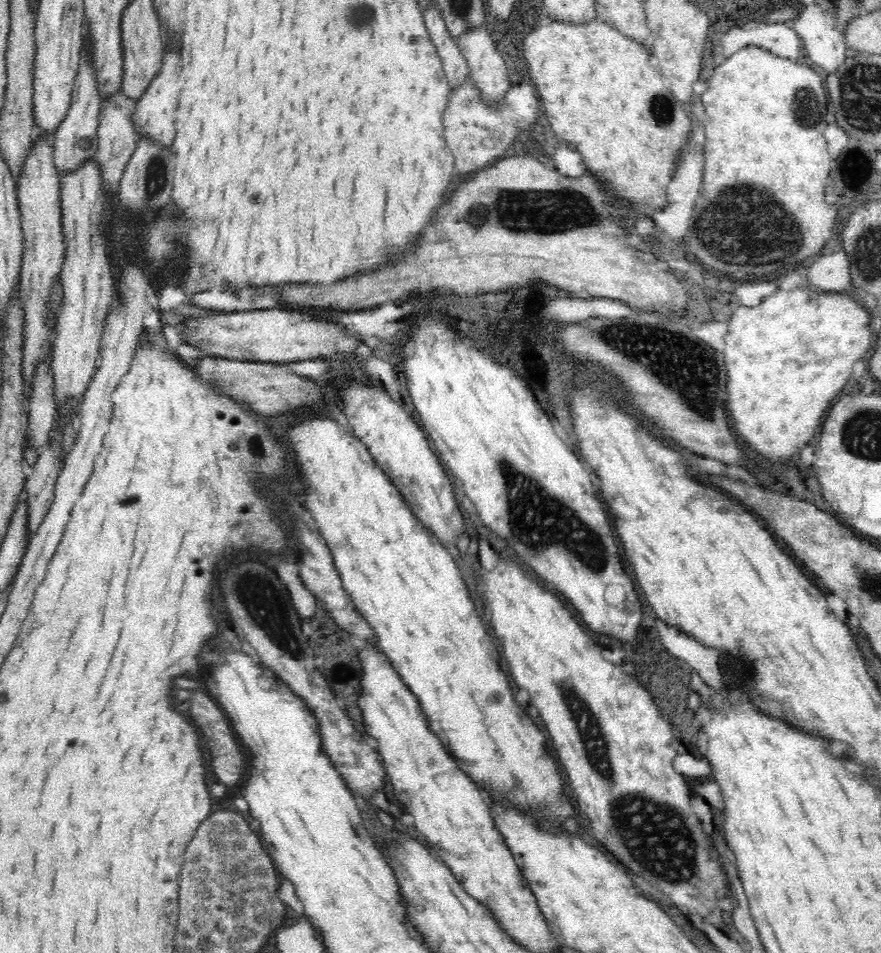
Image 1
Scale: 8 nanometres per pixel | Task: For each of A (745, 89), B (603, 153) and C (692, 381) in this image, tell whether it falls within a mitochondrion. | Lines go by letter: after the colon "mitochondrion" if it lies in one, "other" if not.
A: other
B: other
C: mitochondrion

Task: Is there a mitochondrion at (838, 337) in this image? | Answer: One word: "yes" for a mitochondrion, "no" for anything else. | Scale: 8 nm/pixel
no

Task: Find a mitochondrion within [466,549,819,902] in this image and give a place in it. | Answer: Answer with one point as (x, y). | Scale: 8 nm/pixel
(656, 836)

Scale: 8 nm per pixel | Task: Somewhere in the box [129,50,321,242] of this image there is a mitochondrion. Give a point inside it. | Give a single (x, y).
(155, 169)

